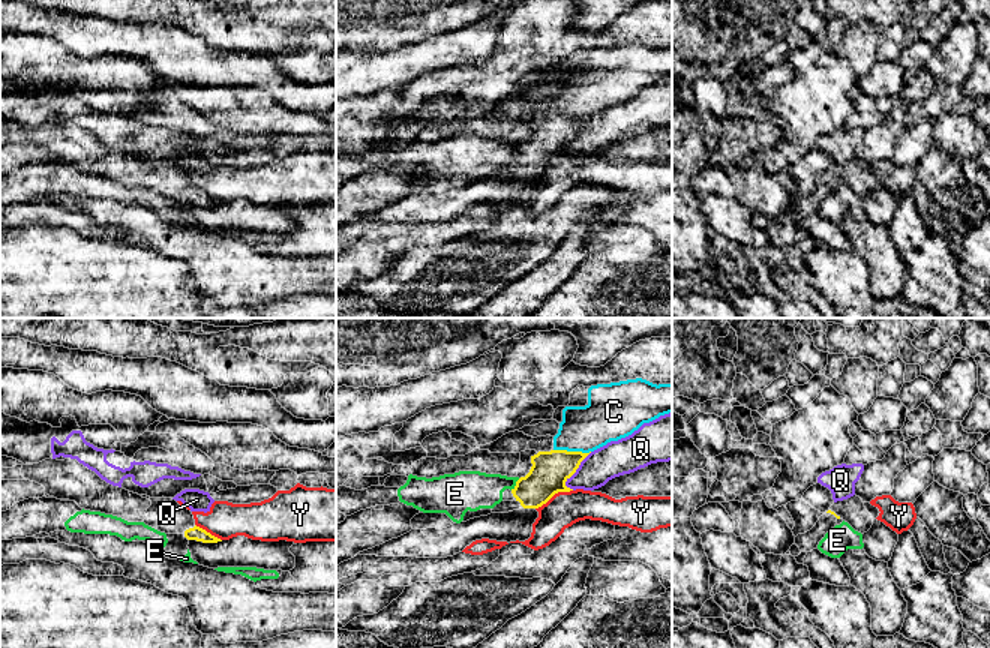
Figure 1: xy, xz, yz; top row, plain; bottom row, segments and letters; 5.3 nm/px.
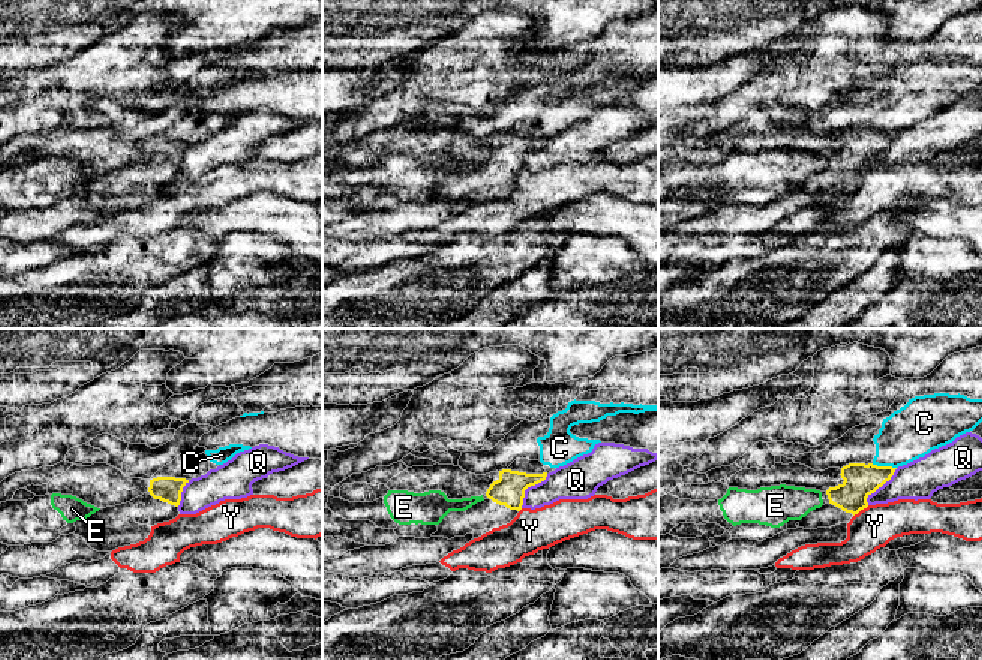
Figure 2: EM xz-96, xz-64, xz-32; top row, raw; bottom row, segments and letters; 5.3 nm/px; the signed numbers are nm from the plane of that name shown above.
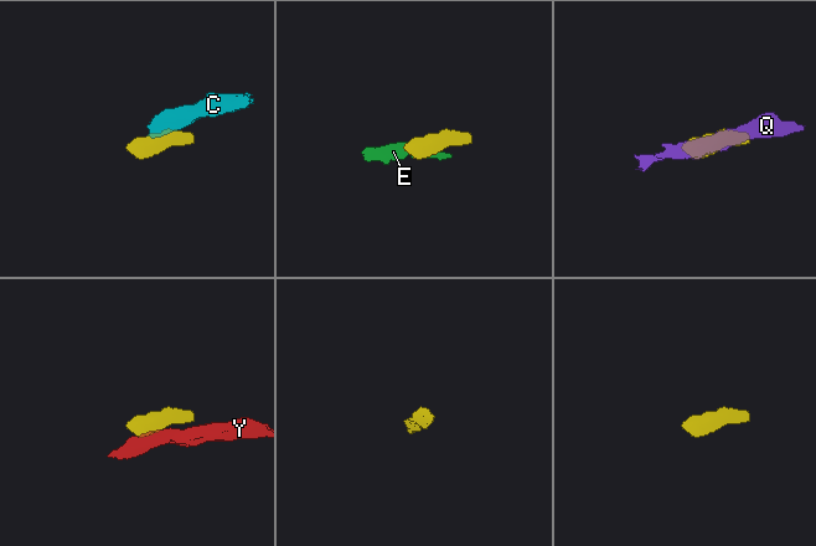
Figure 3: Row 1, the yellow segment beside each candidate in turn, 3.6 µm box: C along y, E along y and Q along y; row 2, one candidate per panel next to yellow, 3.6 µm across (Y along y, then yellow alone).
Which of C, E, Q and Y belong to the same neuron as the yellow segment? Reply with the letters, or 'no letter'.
no letter

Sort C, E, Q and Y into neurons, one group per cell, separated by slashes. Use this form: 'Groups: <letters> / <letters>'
Groups: C / E / Q / Y

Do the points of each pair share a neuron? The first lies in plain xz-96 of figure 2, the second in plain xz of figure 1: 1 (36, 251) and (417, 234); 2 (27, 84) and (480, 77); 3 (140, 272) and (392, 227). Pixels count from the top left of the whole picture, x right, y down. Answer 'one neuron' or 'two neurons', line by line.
1: one neuron
2: one neuron
3: two neurons

